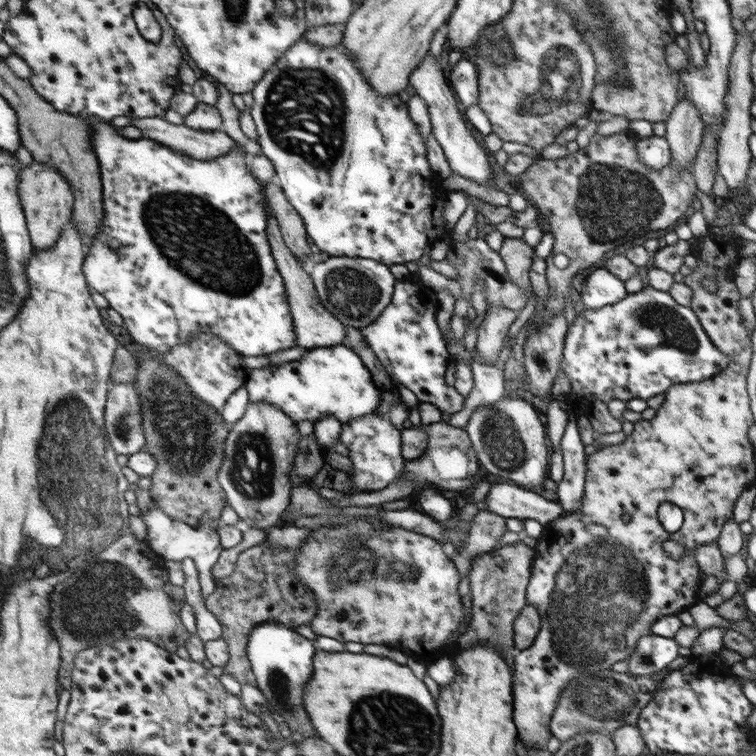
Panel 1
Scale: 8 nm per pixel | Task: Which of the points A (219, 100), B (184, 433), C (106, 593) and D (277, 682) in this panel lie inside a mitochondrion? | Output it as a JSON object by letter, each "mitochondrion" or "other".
{"A":"other","B":"mitochondrion","C":"mitochondrion","D":"mitochondrion"}

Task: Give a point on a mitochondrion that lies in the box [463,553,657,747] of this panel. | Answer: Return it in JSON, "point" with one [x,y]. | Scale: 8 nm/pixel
{"point":[602,699]}

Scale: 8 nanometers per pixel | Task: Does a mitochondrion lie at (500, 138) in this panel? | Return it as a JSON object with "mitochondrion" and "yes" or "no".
{"mitochondrion":"no"}

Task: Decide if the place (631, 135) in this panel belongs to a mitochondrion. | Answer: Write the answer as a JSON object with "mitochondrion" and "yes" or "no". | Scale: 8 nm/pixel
{"mitochondrion":"no"}

